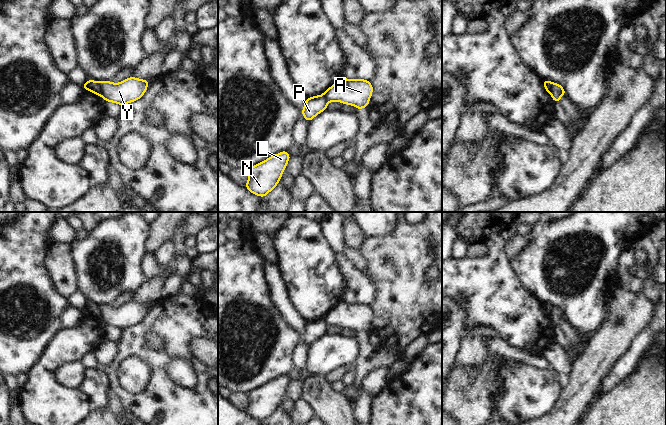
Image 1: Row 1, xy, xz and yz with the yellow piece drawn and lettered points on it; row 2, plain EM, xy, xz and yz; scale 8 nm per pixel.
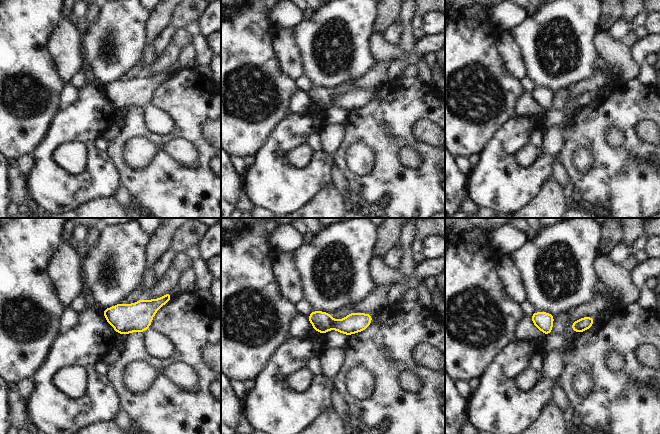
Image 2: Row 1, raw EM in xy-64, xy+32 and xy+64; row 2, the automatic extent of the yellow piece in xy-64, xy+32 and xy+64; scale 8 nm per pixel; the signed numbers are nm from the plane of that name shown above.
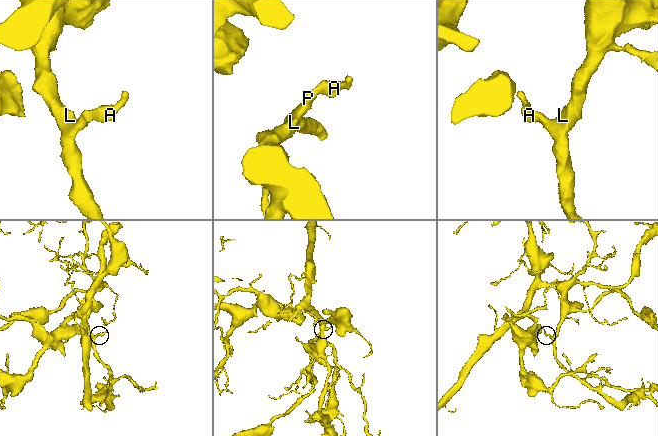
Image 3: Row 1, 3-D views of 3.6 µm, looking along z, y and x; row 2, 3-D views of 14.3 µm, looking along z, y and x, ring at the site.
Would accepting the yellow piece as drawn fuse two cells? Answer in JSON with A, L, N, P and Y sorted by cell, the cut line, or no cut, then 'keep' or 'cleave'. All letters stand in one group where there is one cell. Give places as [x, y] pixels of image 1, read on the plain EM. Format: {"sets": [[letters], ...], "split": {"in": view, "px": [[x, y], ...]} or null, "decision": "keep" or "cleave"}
{"sets": [["A", "Y"], ["L", "N", "P"]], "split": {"in": "xy", "px": [[98, 306], [101, 312], [101, 319]]}, "decision": "cleave"}

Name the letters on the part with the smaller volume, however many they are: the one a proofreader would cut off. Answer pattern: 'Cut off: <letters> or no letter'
Cut off: A, Y.

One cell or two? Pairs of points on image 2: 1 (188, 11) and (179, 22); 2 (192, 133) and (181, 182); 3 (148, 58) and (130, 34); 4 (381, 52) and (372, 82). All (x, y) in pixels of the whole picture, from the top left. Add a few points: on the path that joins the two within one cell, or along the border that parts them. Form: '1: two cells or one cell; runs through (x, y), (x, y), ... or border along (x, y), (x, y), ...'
1: one cell; runs through (185, 14), (180, 19)
2: one cell; runs through (202, 146), (202, 166), (194, 174)
3: two cells; border along (144, 47), (142, 58)
4: two cells; border along (376, 61), (385, 61), (391, 67), (393, 73)

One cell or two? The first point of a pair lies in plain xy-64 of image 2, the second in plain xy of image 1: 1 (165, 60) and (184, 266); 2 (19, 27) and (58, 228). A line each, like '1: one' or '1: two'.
1: two
2: two

